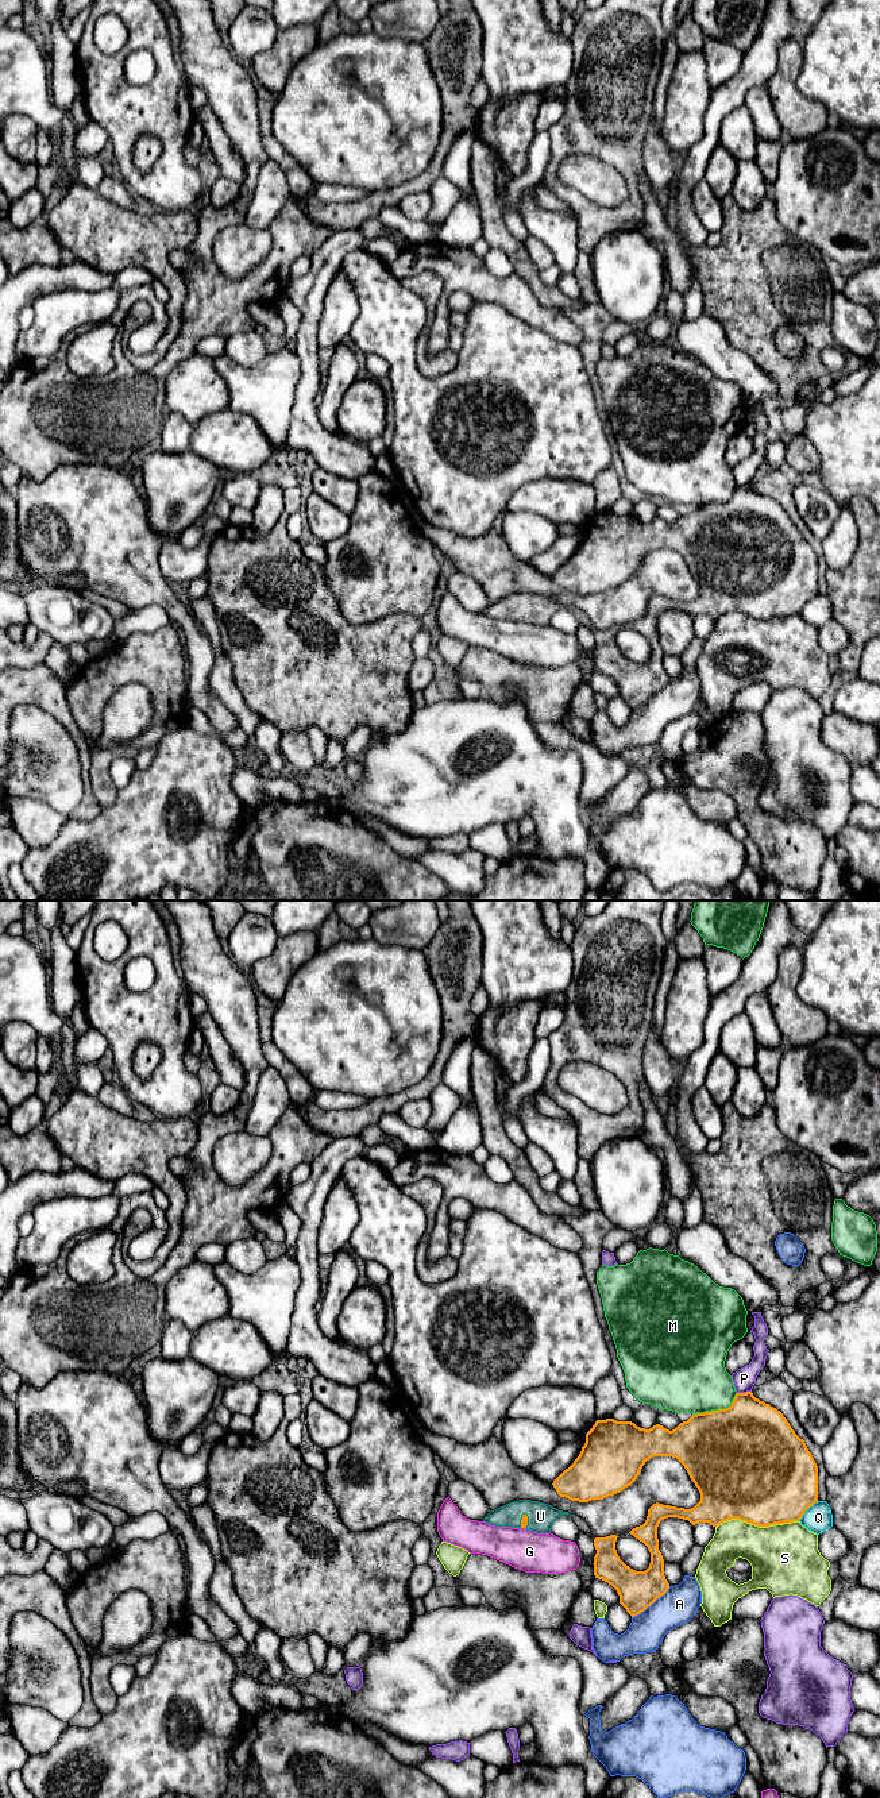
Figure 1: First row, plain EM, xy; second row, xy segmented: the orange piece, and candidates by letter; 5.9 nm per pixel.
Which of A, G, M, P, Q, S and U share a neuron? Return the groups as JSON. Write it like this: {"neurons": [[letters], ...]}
{"neurons": [["A"], ["G"], ["M"], ["P"], ["Q"], ["S"], ["U"]]}

